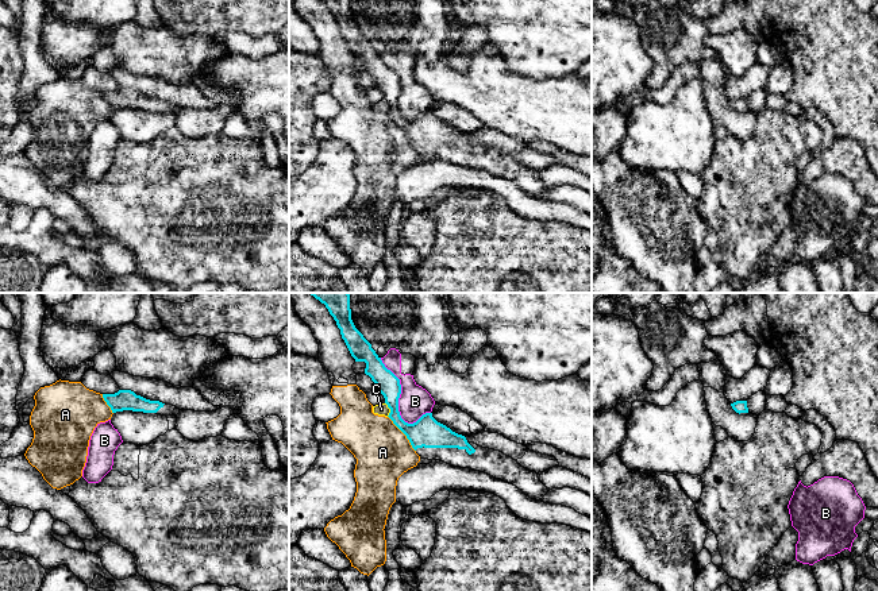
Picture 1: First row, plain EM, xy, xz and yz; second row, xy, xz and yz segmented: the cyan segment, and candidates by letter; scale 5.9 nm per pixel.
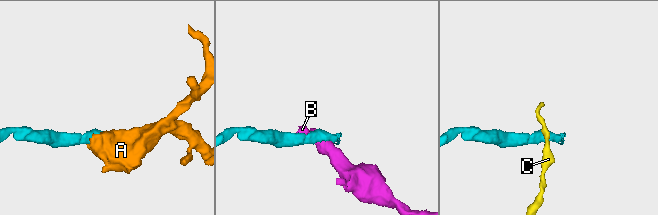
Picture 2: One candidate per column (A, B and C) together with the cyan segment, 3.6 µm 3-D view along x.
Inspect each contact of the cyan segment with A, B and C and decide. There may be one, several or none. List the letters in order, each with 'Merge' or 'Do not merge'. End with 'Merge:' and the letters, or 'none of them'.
A: Do not merge
B: Do not merge
C: Do not merge
Merge: none of them

